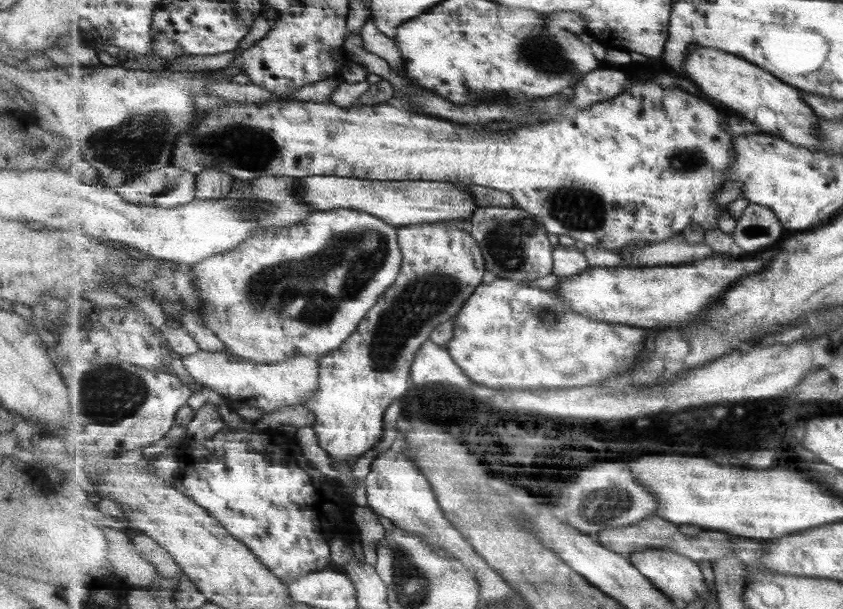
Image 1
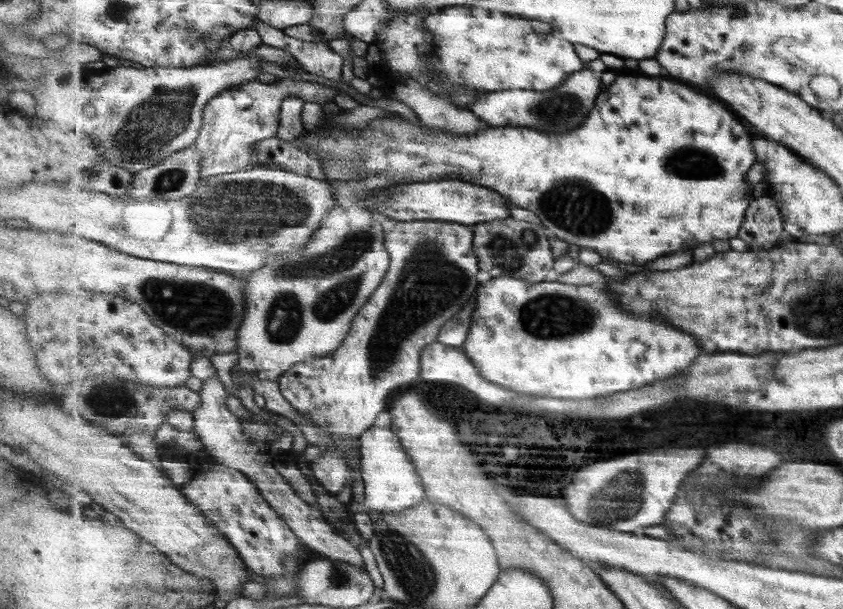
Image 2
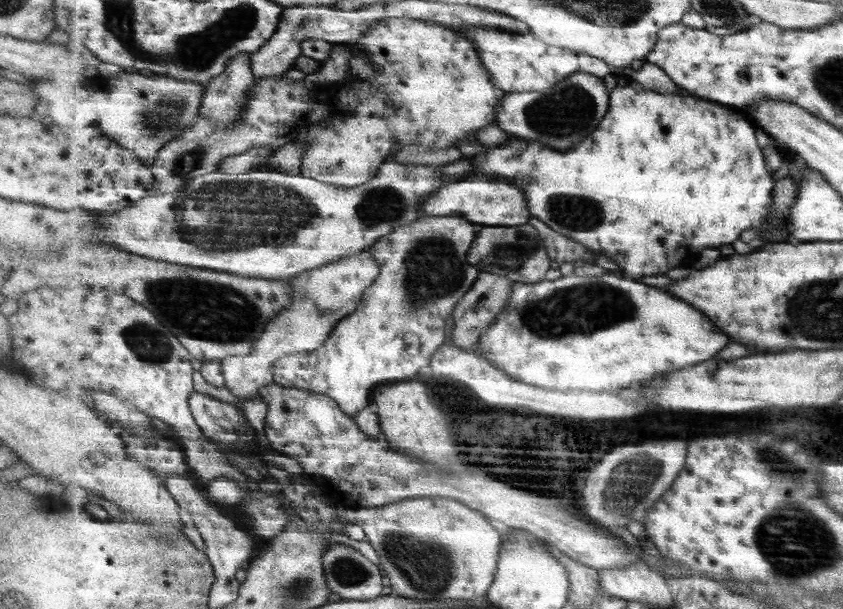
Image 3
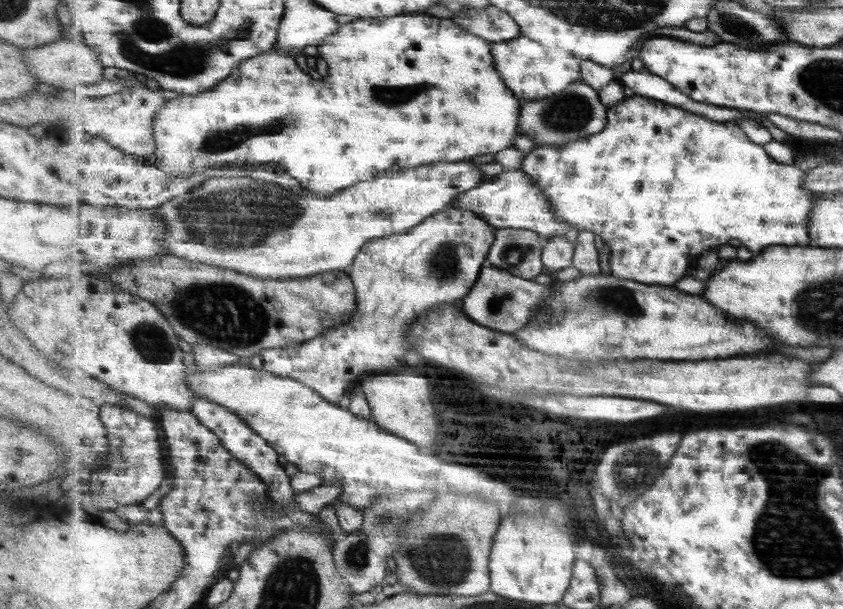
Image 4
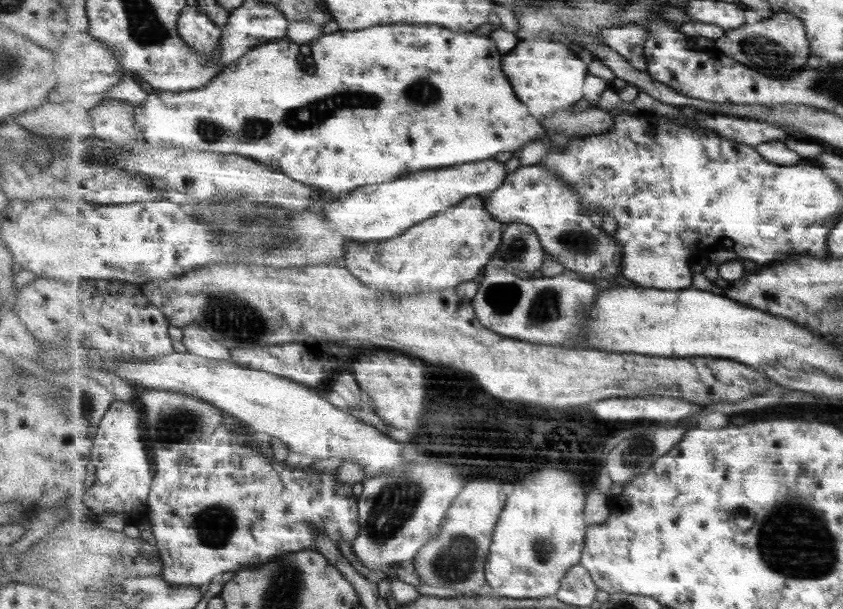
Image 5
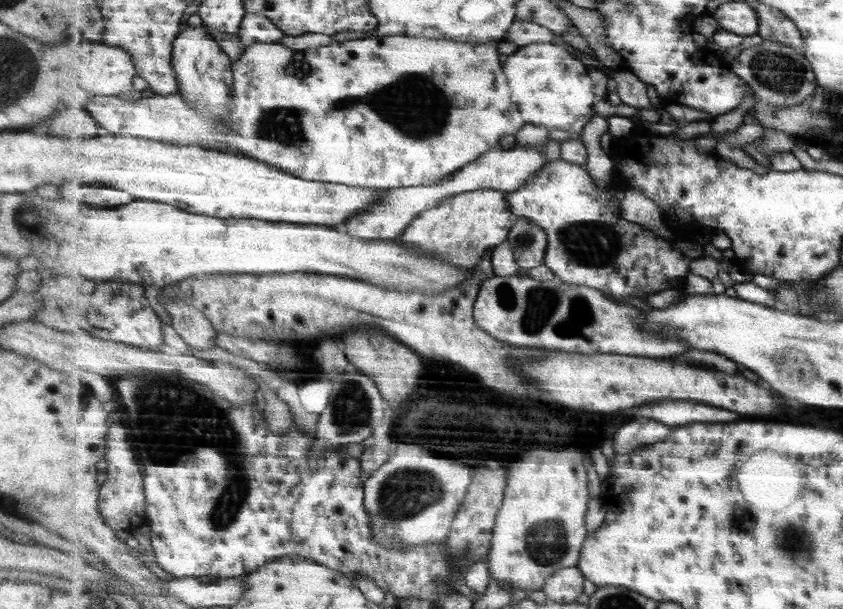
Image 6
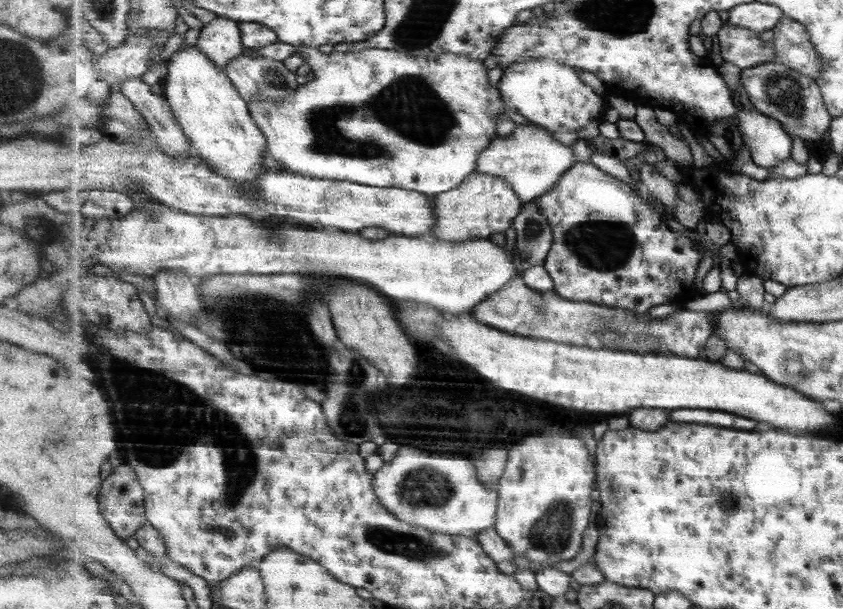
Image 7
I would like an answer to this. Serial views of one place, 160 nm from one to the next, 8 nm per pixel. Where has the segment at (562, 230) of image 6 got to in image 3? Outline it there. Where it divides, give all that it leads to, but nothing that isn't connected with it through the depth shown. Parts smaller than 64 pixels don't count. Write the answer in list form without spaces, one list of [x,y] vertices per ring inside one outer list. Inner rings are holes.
[[[495,174],[491,176],[491,180],[457,178],[450,181],[448,185],[443,185],[437,193],[424,200],[419,214],[463,217],[481,227],[514,227],[529,223],[533,219],[522,189]]]

